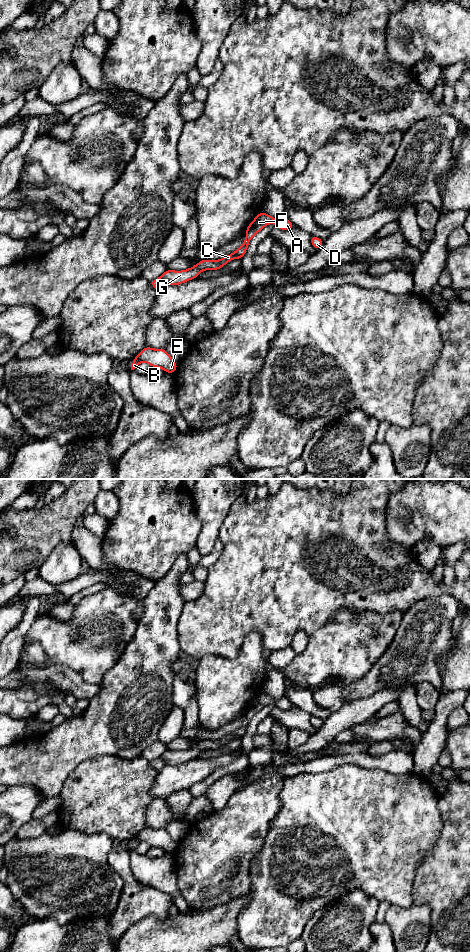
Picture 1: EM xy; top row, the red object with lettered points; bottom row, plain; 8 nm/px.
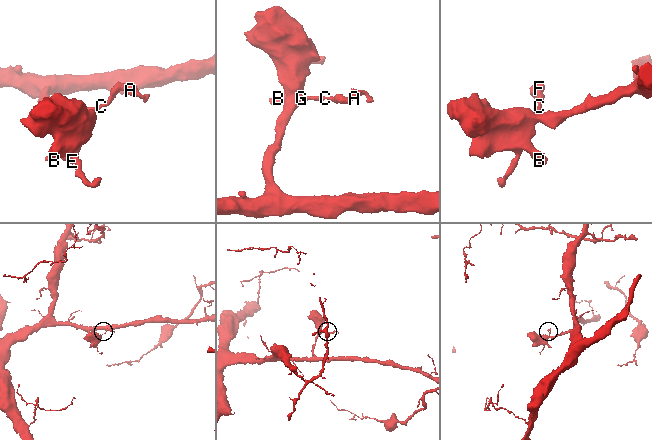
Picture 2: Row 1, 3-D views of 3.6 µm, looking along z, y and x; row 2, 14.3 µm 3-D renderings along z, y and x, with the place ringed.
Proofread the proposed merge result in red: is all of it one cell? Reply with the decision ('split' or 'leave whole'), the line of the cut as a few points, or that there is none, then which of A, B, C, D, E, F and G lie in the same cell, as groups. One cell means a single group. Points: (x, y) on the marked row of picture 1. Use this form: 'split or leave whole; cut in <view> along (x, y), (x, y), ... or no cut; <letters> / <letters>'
leave whole; no cut; A B C D E F G

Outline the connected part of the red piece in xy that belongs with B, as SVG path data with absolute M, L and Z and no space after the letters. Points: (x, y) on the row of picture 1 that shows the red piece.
M146 346L134 358L131 370L134 370L141 362L146 362L151 367L159 367L167 373L174 373L177 370L177 363L172 360L165 349L153 349Z

